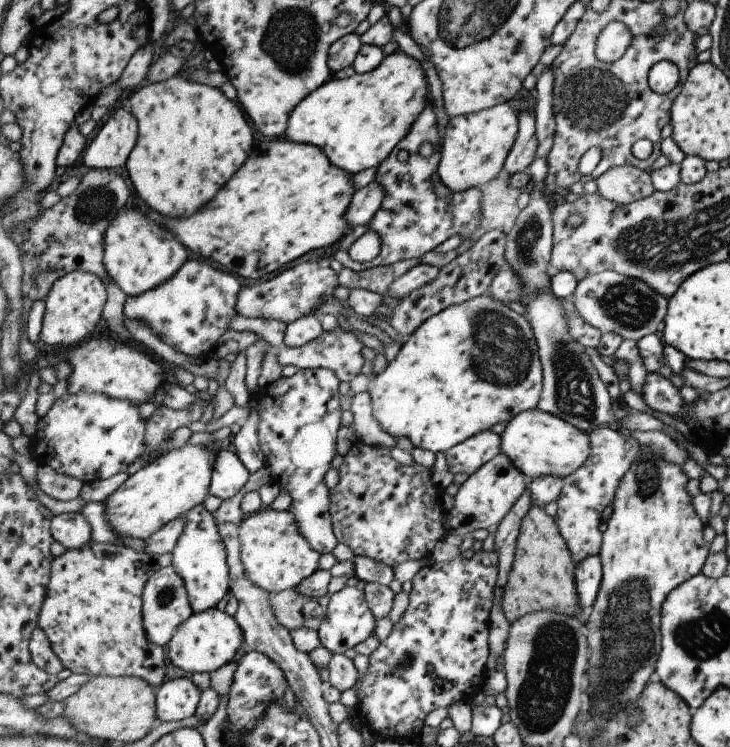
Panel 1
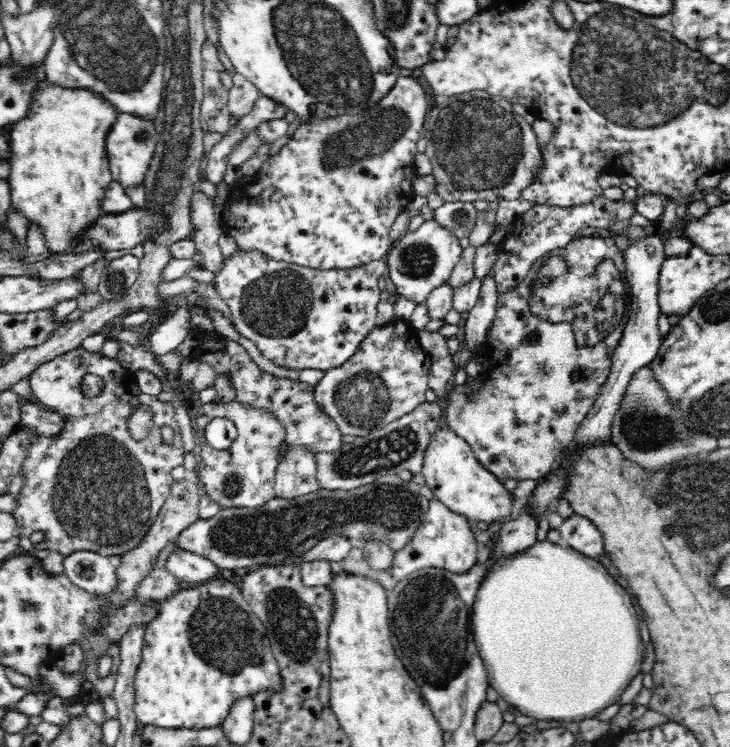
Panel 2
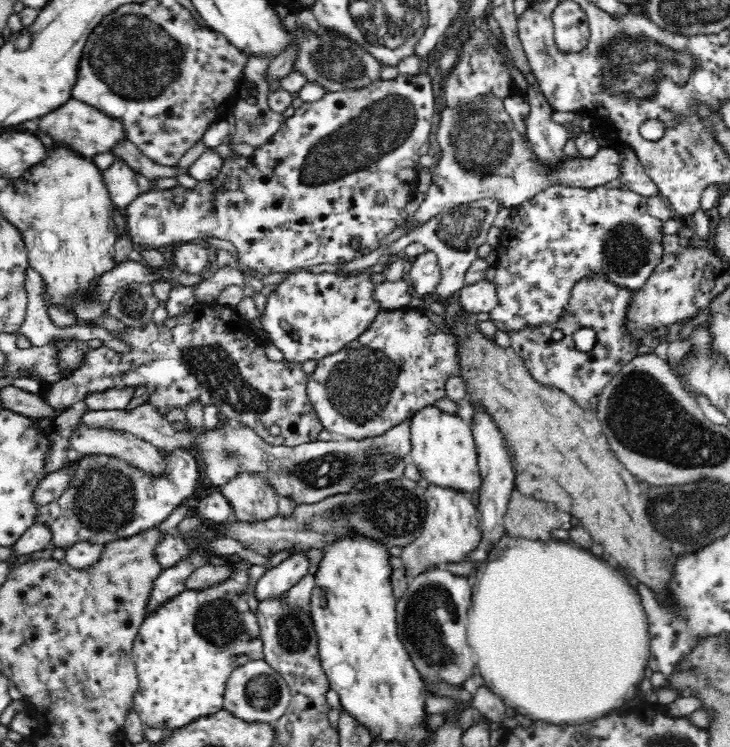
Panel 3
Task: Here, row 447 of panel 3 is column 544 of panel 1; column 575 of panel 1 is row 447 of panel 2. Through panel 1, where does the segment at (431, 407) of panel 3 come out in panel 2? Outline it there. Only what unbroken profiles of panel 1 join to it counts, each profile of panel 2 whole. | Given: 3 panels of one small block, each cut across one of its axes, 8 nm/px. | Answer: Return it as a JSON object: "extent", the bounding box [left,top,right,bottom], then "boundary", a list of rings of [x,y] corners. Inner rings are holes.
{"extent":[422,422,514,525],"boundary":[[[441,422],[430,434],[430,440],[424,450],[422,475],[435,498],[469,519],[492,525],[510,514],[514,504],[511,492],[503,483],[479,461],[470,444],[451,428]]]}

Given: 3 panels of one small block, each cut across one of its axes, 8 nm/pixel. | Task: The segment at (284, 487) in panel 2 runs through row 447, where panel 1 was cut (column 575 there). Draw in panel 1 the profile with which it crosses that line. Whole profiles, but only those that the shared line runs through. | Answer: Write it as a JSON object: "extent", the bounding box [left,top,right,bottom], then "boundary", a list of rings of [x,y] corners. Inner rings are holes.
{"extent":[573,270,668,342],"boundary":[[[613,270],[587,276],[578,282],[573,296],[575,306],[585,322],[602,333],[616,332],[624,340],[639,342],[646,336],[658,333],[659,324],[666,320],[668,314],[668,298],[653,290],[644,280]]]}

